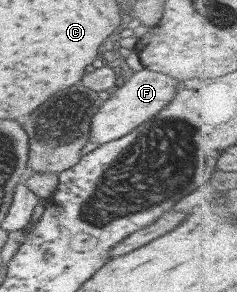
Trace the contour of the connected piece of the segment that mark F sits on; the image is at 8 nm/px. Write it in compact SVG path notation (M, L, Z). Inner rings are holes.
M145 68L127 78L123 85L109 94L109 97L102 101L101 107L91 115L88 141L104 144L123 137L141 123L145 123L175 97L175 85L179 82L173 76Z

